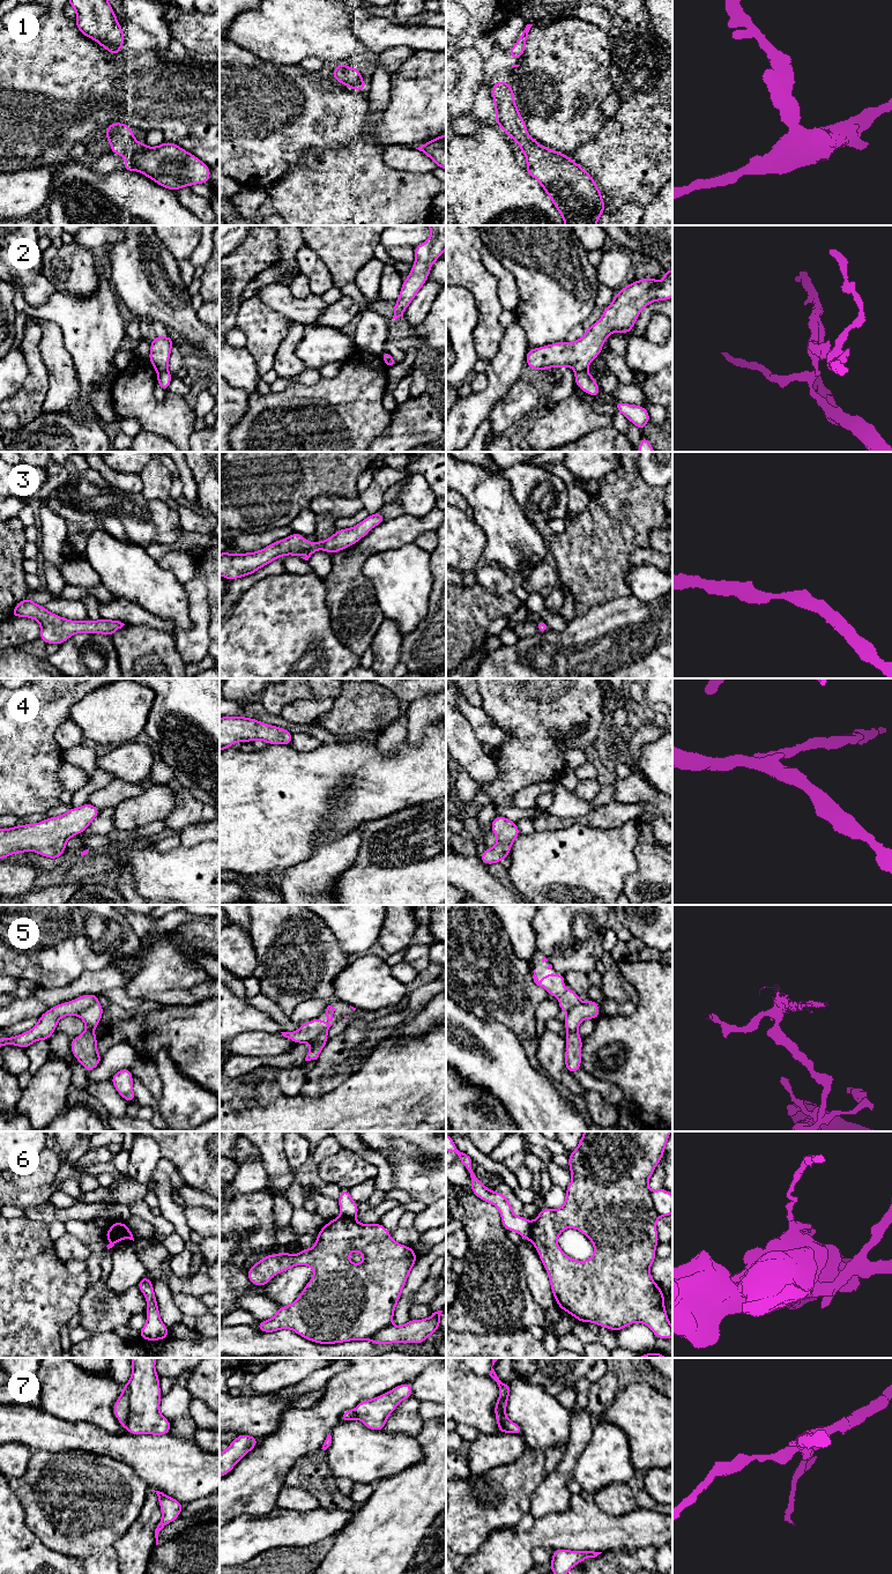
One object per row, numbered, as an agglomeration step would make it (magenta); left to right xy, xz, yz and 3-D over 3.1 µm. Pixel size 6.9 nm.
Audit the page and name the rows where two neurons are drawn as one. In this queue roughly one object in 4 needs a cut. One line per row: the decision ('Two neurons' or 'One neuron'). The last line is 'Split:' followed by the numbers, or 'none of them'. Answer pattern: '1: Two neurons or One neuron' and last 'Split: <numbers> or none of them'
1: One neuron
2: One neuron
3: One neuron
4: One neuron
5: Two neurons
6: Two neurons
7: Two neurons
Split: 5, 6, 7

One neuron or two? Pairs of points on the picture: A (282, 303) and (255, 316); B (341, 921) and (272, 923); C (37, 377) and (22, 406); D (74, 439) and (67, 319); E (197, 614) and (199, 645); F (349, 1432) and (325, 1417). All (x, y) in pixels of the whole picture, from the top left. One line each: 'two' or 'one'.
A: two
B: two
C: one
D: one
E: one
F: two

